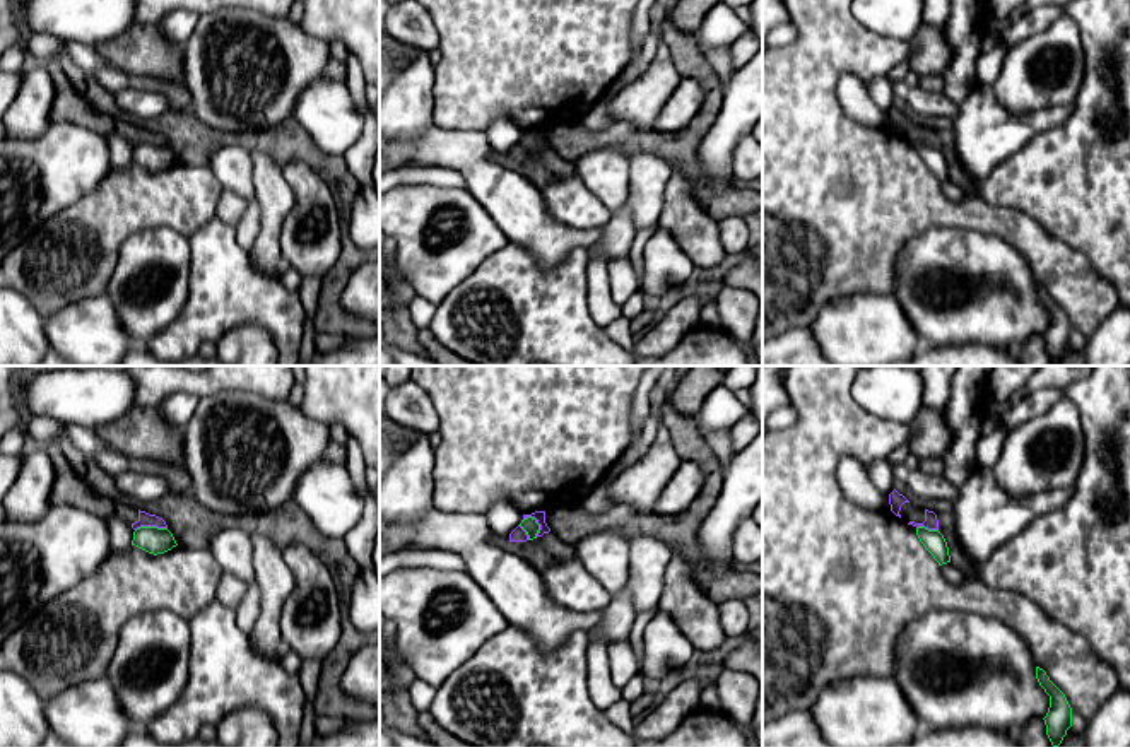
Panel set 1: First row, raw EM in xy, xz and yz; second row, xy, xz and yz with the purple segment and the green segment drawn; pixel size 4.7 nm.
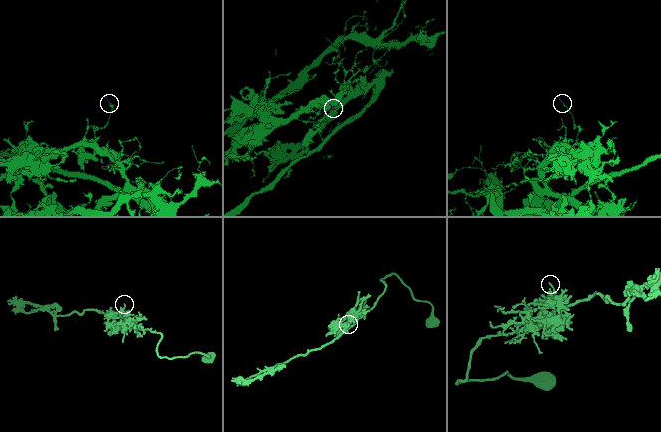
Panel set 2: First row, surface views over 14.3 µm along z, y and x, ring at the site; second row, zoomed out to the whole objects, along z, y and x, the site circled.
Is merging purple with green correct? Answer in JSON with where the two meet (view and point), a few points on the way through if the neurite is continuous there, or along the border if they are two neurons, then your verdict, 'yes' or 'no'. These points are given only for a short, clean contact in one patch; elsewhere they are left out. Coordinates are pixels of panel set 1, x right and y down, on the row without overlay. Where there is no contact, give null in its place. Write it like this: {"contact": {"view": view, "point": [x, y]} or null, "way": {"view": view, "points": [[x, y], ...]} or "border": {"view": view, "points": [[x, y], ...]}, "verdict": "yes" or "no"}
{"contact": {"view": "xy", "point": [151, 142]}, "border": {"view": "xy", "points": [[166, 144], [139, 144], [135, 147]]}, "verdict": "no"}

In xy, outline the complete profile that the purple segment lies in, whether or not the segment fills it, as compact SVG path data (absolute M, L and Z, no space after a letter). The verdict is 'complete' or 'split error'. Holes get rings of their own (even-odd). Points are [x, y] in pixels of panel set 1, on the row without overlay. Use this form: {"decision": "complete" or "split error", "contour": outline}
{"decision": "split error", "contour": "M48 60L46 68L55 85L55 104L51 108L51 121L70 121L85 126L103 138L123 137L133 147L140 144L168 145L166 138L156 132L140 128L123 118L99 113L87 99L84 99L65 75L58 60Z"}

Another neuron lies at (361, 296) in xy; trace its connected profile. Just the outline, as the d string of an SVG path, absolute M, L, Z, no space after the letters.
M366 262L350 274L340 308L376 323L378 333L356 337L350 345L321 354L315 366L380 366L380 262Z

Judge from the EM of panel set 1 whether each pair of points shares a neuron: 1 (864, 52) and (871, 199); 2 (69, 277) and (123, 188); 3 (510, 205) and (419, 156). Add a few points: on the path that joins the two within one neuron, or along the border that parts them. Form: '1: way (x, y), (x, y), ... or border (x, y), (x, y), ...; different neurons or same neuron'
1: way (826, 81), (826, 147), (838, 159); same neuron
2: way (72, 255), (113, 211); same neuron
3: way (488, 183), (460, 156), (441, 156); same neuron

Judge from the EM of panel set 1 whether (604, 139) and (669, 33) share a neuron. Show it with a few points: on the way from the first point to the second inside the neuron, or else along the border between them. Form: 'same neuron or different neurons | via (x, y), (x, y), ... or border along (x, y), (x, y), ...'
same neuron | via (650, 141), (682, 141), (706, 117), (708, 79)

